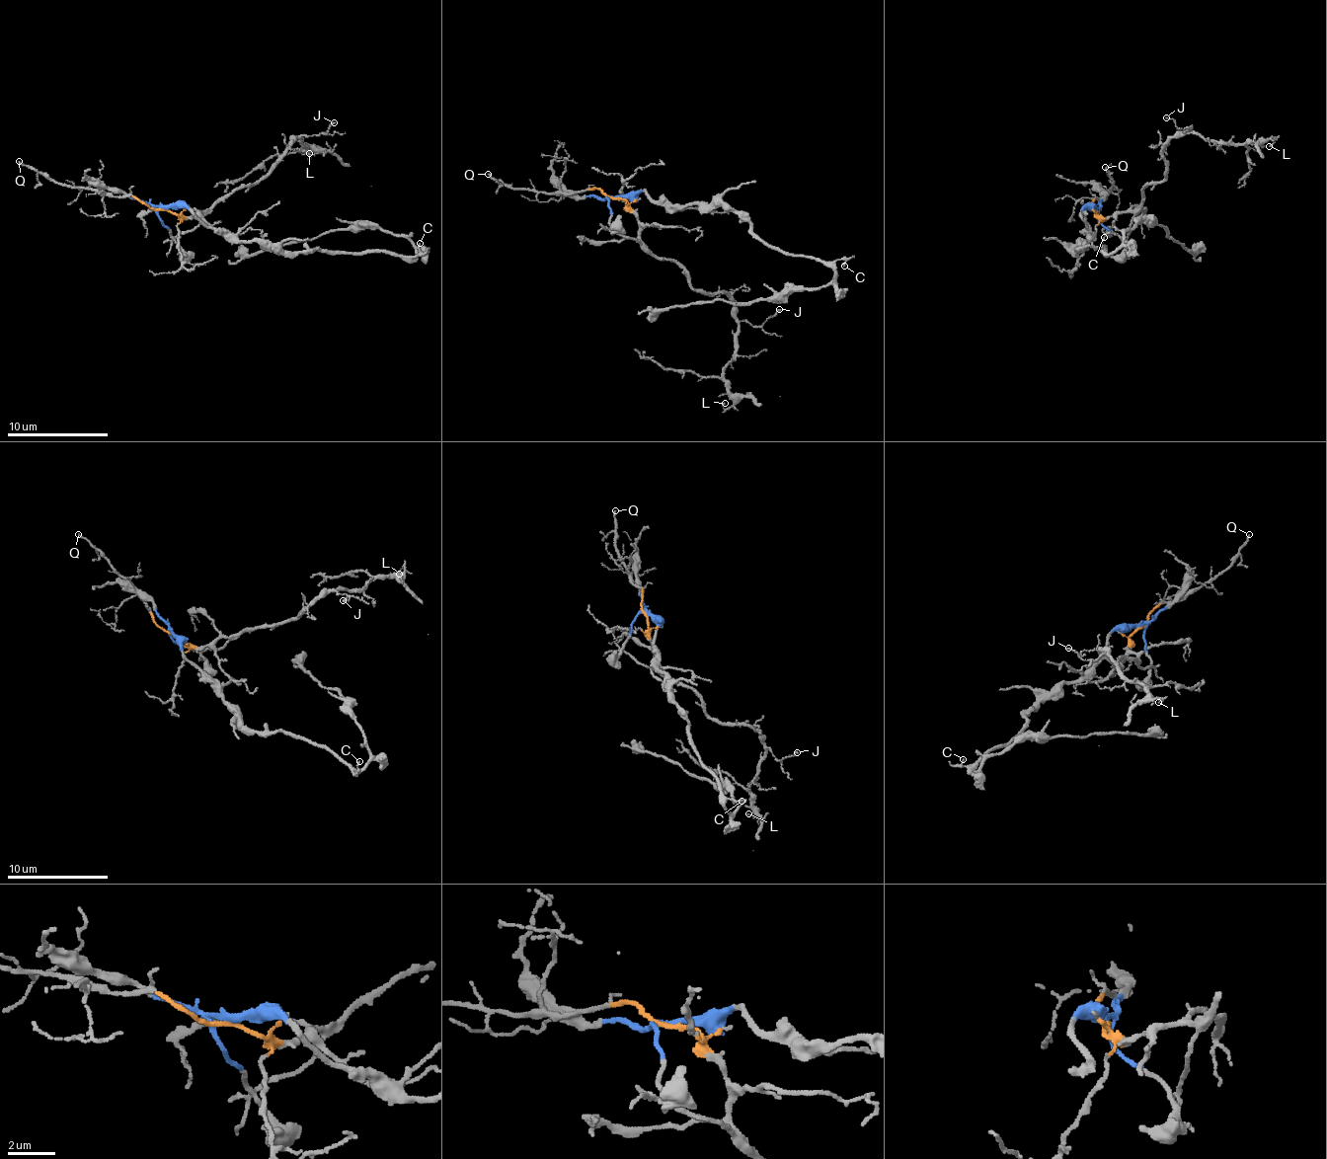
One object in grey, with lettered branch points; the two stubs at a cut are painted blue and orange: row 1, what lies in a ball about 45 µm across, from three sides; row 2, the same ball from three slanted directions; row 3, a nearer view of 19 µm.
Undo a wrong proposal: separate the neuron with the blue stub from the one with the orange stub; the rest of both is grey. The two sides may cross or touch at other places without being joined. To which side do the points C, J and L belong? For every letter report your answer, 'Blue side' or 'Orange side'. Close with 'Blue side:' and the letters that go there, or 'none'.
C: Blue side
J: Orange side
L: Orange side
Blue side: C

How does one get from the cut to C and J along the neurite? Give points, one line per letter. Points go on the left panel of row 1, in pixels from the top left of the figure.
C: (159, 207), (184, 206), (238, 240), (267, 239), (274, 247), (298, 252), (321, 248), (418, 255), (420, 243)
J: (159, 209), (188, 217), (202, 213), (237, 189), (252, 187), (291, 141), (321, 134), (334, 123)

